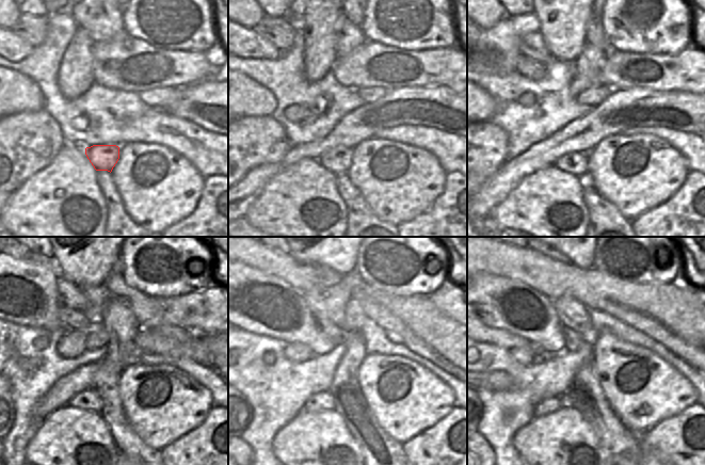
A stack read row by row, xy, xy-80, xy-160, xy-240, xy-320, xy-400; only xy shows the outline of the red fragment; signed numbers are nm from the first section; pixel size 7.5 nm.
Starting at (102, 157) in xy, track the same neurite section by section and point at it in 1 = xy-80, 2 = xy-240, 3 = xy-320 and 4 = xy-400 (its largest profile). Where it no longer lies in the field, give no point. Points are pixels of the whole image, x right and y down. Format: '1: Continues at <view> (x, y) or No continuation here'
1: Continues at xy-80 (337, 160)
2: Continues at xy-240 (89, 400)
3: Continues at xy-320 (323, 401)
4: Continues at xy-400 (546, 406).

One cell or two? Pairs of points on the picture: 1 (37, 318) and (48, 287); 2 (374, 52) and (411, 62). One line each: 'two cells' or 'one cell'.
1: one cell
2: one cell

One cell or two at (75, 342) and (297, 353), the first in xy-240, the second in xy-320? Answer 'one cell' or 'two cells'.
one cell

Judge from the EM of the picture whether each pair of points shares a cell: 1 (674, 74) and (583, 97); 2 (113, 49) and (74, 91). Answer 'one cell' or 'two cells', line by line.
1: two cells
2: two cells

